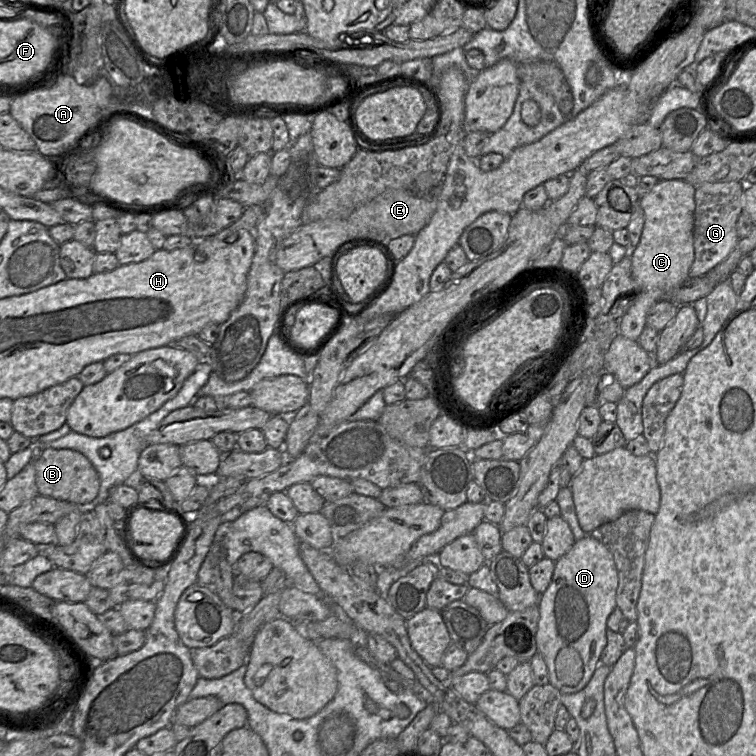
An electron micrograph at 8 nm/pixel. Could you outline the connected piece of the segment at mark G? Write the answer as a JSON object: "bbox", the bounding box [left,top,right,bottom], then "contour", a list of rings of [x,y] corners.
{"bbox":[689,182,744,279],"contour":[[[714,182],[696,187],[694,212],[695,259],[689,272],[689,279],[707,274],[725,260],[736,248],[739,237],[736,224],[744,211],[744,182]]]}

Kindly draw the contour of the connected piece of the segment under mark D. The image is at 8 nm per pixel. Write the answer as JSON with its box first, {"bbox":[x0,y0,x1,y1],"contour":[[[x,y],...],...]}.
{"bbox":[537,534,618,694],"contour":[[[587,534],[555,562],[551,583],[540,595],[537,652],[544,659],[549,683],[562,694],[584,689],[606,646],[607,619],[616,608],[618,571],[609,549]]]}

